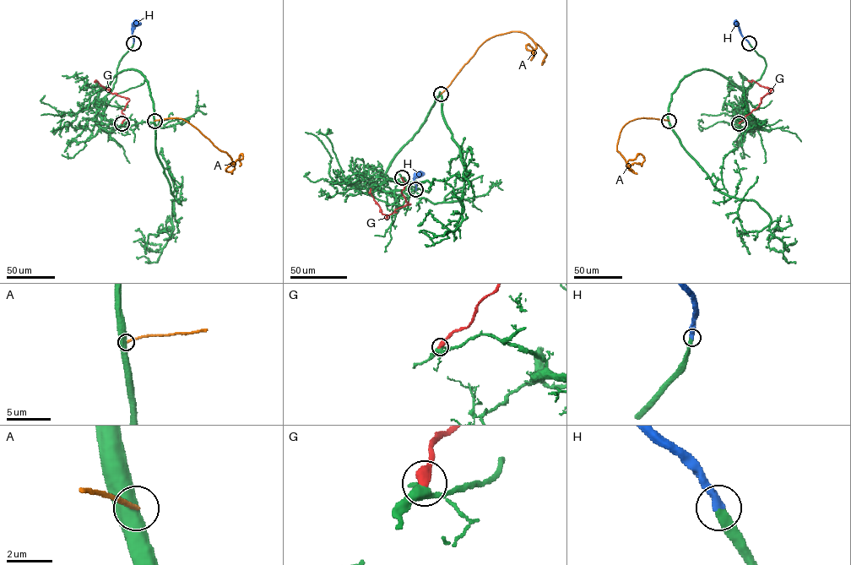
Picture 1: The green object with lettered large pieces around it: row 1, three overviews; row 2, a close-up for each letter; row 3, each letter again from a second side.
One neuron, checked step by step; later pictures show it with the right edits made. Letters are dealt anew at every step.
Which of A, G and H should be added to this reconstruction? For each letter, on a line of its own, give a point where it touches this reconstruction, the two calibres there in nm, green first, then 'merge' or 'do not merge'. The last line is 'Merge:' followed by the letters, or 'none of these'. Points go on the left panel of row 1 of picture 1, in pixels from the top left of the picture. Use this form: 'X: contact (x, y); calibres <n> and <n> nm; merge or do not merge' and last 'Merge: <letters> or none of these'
A: contact (154, 121); calibres 550 and 200 nm; do not merge
G: contact (121, 123); calibres 320 and 460 nm; do not merge
H: contact (133, 43); calibres 400 and 400 nm; merge
Merge: H

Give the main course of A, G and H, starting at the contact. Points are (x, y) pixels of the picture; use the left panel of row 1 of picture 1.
A: (154, 121), (178, 117), (187, 122), (230, 157), (234, 169), (227, 171), (225, 170), (232, 163), (230, 164)
G: (122, 123), (126, 116), (121, 111), (129, 99), (111, 93), (95, 80)
H: (133, 43), (133, 27), (139, 20)

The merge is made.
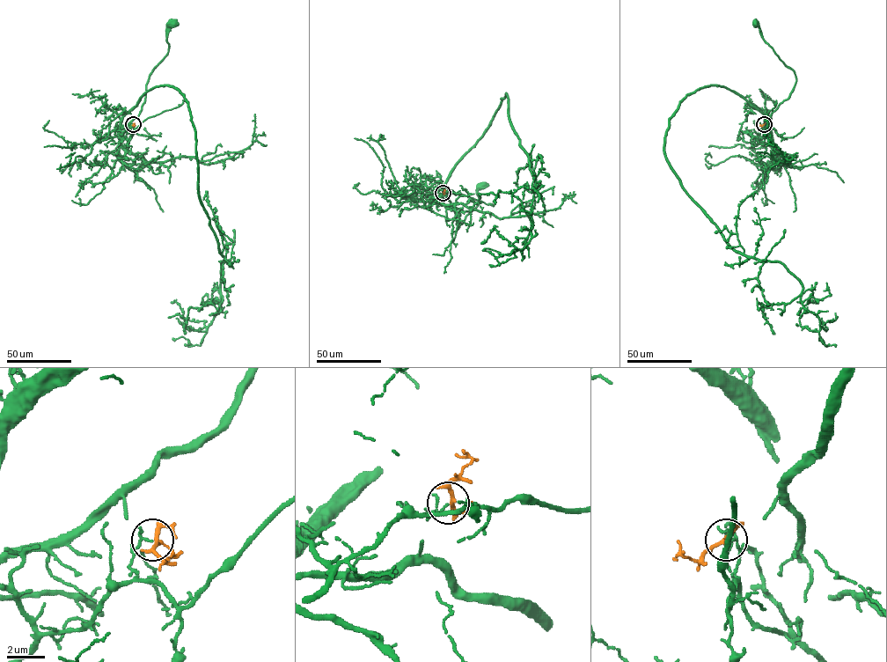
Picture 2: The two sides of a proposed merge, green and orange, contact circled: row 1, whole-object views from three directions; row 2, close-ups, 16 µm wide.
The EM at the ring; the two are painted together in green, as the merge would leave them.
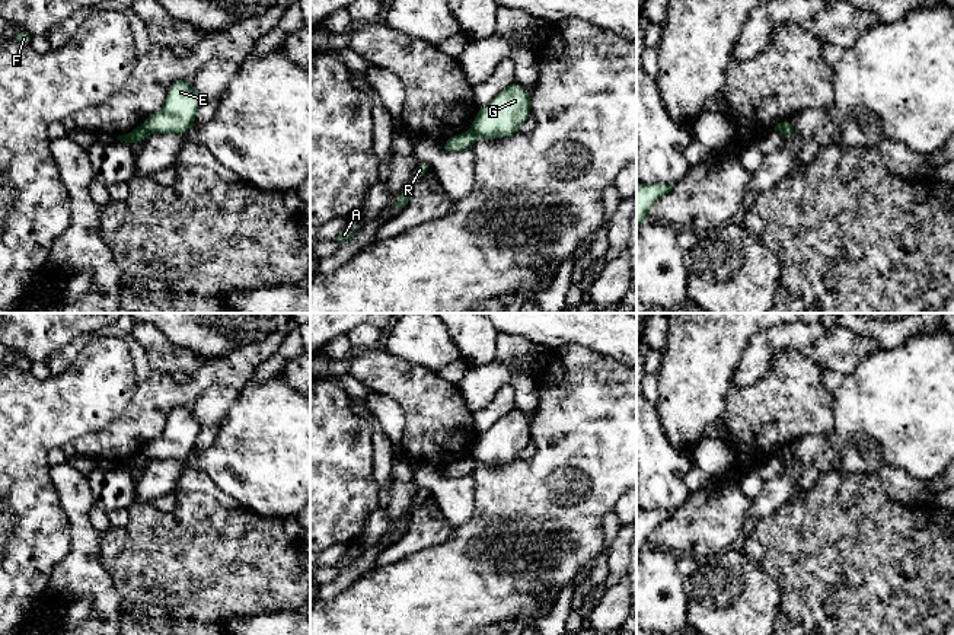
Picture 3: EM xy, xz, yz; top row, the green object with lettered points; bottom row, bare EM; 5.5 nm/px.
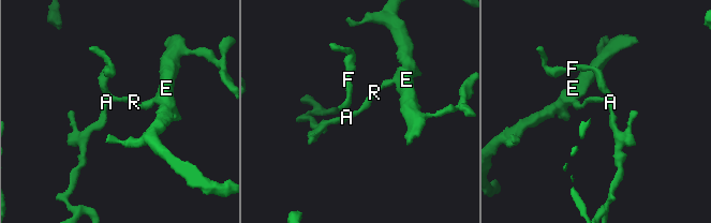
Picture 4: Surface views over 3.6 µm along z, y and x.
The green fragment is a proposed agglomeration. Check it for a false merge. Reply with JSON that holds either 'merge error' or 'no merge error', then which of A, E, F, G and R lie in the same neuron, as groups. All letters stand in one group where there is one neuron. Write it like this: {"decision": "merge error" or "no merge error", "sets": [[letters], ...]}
{"decision": "merge error", "sets": [["A", "F", "R"], ["E", "G"]]}

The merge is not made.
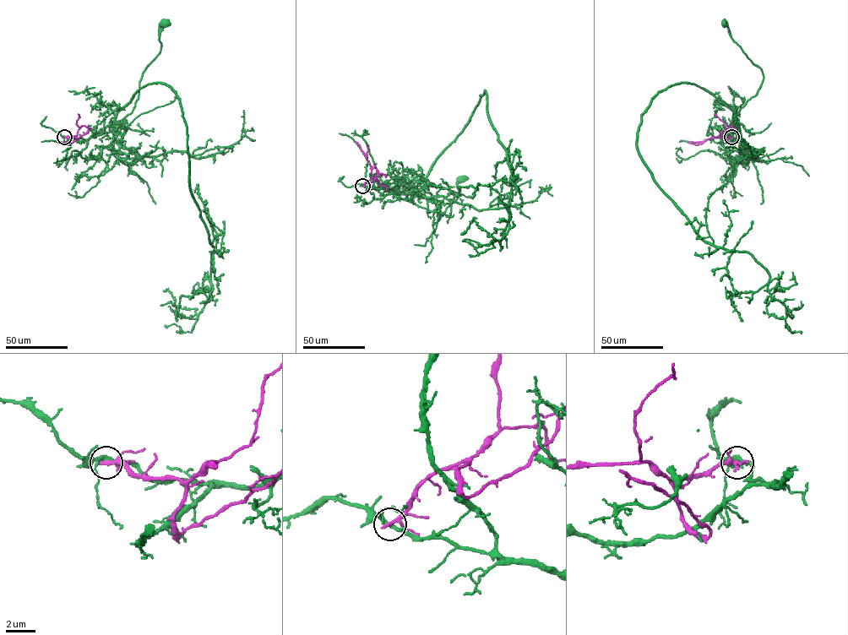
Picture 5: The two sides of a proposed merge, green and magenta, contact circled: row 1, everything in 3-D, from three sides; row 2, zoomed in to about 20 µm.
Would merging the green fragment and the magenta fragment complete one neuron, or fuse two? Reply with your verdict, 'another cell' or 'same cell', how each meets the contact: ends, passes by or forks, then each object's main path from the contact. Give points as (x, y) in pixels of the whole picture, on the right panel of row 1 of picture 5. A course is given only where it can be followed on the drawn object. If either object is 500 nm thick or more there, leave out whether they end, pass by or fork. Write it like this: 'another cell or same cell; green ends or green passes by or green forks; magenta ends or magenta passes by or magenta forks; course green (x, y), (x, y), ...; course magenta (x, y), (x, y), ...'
another cell; green passes by; magenta forks; course green (731, 137), (741, 139), (736, 116), (757, 93), (763, 77), (762, 70), (733, 40), (725, 24); course magenta (731, 137), (687, 142)

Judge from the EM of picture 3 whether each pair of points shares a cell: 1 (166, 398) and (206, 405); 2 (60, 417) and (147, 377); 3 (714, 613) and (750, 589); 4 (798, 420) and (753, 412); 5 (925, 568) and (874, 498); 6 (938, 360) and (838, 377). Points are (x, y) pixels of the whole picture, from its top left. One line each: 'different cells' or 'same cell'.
1: different cells
2: different cells
3: same cell
4: same cell
5: same cell
6: different cells

